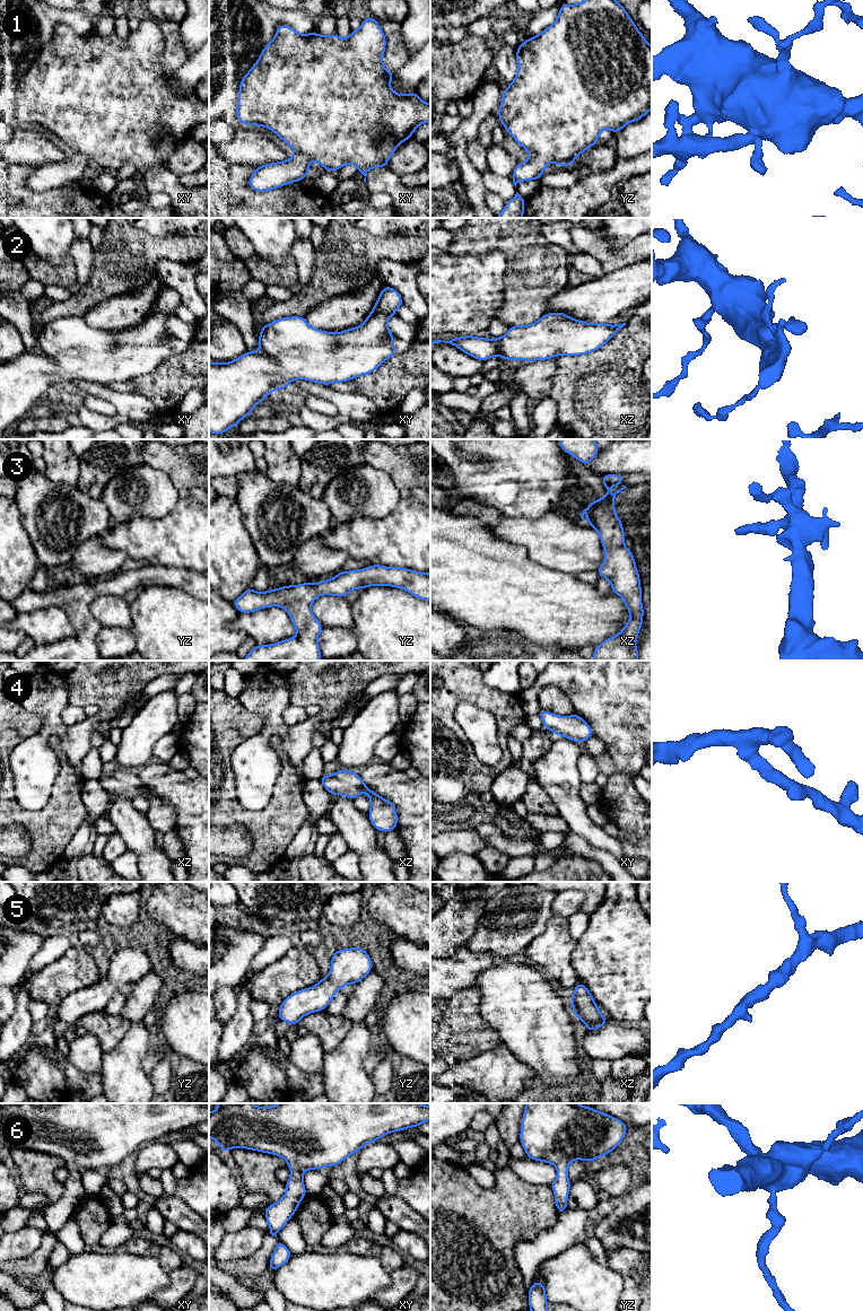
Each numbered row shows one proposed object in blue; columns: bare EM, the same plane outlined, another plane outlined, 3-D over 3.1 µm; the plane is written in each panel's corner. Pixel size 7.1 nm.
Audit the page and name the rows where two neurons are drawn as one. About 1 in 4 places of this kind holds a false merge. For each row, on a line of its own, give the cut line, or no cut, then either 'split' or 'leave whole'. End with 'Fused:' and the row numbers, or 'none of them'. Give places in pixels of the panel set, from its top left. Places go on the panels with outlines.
1: no cut | leave whole
2: no cut | leave whole
3: no cut | leave whole
4: no cut | leave whole
5: no cut | leave whole
6: no cut | leave whole
Fused: none of them

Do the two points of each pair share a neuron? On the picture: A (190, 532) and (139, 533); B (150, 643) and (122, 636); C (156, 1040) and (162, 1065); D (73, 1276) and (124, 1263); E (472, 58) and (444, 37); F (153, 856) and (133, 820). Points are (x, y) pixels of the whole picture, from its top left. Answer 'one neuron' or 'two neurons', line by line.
A: one neuron
B: two neurons
C: two neurons
D: one neuron
E: two neurons
F: one neuron

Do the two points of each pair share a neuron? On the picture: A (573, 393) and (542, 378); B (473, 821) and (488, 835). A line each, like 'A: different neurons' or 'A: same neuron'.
A: different neurons
B: different neurons

